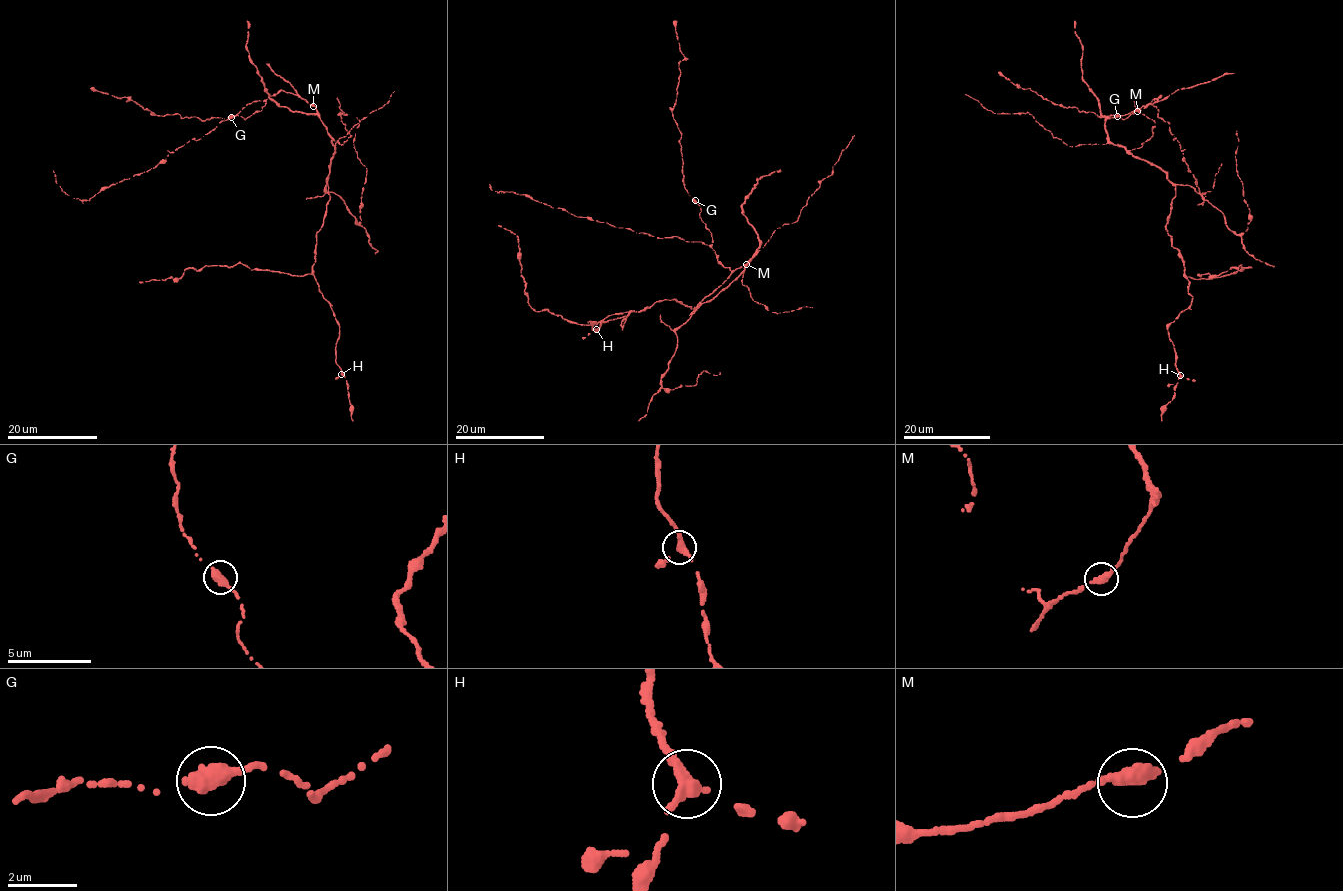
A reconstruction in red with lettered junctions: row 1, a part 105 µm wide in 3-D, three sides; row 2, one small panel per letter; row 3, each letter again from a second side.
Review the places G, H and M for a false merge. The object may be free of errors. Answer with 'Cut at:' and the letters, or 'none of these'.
Cut at: none of these

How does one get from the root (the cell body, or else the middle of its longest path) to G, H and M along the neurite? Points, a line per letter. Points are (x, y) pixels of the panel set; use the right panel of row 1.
G: (1111, 141), (1105, 120), (1139, 111), (1157, 101), (1160, 95), (1126, 119), (1117, 116)
H: (1111, 141), (1158, 168), (1175, 187), (1166, 228), (1182, 259), (1192, 297), (1190, 305), (1167, 328), (1180, 375)
M: (1111, 141), (1105, 120), (1137, 111)

